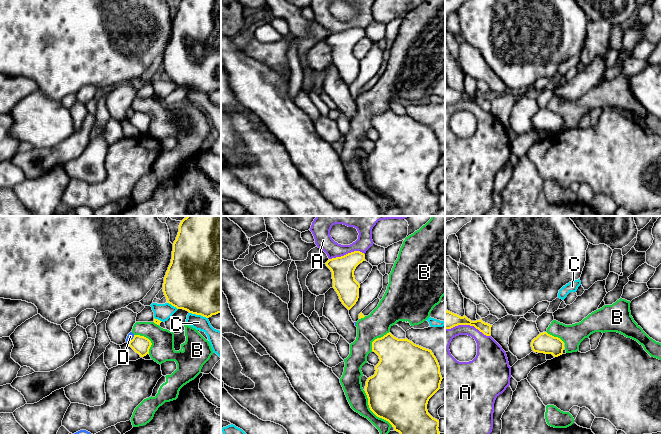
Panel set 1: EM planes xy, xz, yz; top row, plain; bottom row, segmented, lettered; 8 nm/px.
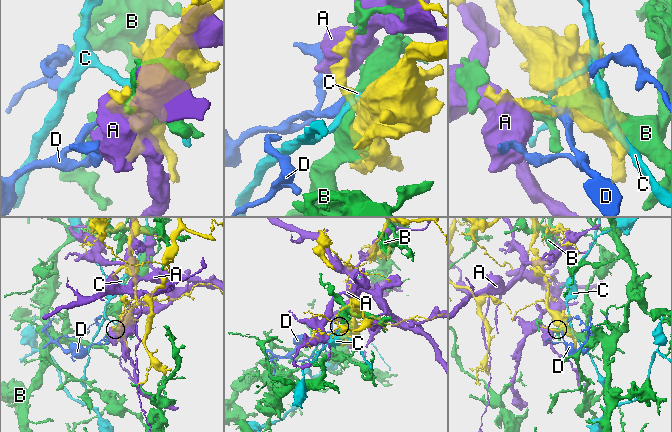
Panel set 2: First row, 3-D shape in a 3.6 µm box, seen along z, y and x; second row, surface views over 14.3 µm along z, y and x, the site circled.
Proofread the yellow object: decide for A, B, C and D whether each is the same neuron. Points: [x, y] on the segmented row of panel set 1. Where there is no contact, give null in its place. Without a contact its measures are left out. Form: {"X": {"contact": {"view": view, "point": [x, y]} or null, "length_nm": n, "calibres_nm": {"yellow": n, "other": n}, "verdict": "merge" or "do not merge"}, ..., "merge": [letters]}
{"A": {"contact": {"view": "yz", "point": [467, 324]}, "length_nm": 360, "calibres_nm": {"yellow": 140, "other": 180}, "verdict": "do not merge"}, "B": {"contact": {"view": "xz", "point": [372, 411]}, "length_nm": 360, "calibres_nm": {"yellow": 480, "other": 160}, "verdict": "do not merge"}, "C": {"contact": {"view": "xy", "point": [198, 314]}, "length_nm": 160, "calibres_nm": {"yellow": 500, "other": 130}, "verdict": "do not merge"}, "D": {"contact": {"view": "xy", "point": [132, 339]}, "length_nm": 90, "calibres_nm": {"yellow": 140, "other": 50}, "verdict": "do not merge"}, "merge": []}

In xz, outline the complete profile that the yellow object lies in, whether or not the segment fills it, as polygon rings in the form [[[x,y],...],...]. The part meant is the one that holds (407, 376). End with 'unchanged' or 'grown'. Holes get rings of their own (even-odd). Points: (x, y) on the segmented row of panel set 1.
[[[390,332],[384,335],[381,338],[377,338],[372,342],[372,351],[375,352],[379,356],[379,363],[375,366],[375,374],[369,377],[366,381],[365,386],[365,393],[368,398],[368,405],[370,410],[379,418],[382,418],[388,421],[395,431],[399,432],[400,434],[440,434],[439,432],[439,420],[433,418],[427,410],[427,404],[429,399],[440,389],[440,384],[442,381],[442,376],[440,373],[440,366],[439,363],[432,353],[431,350],[423,348],[419,345],[414,344],[412,341],[405,339],[398,339],[394,337]]]; unchanged

